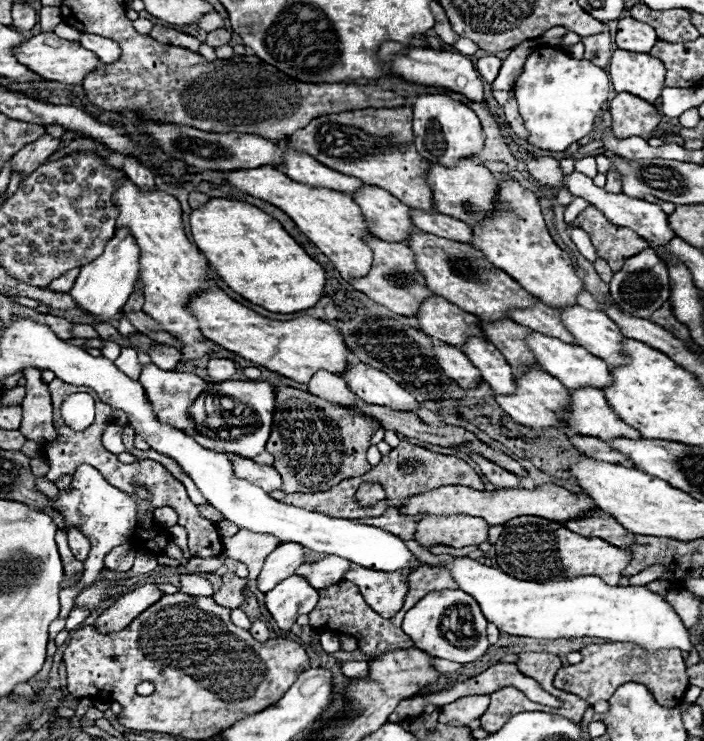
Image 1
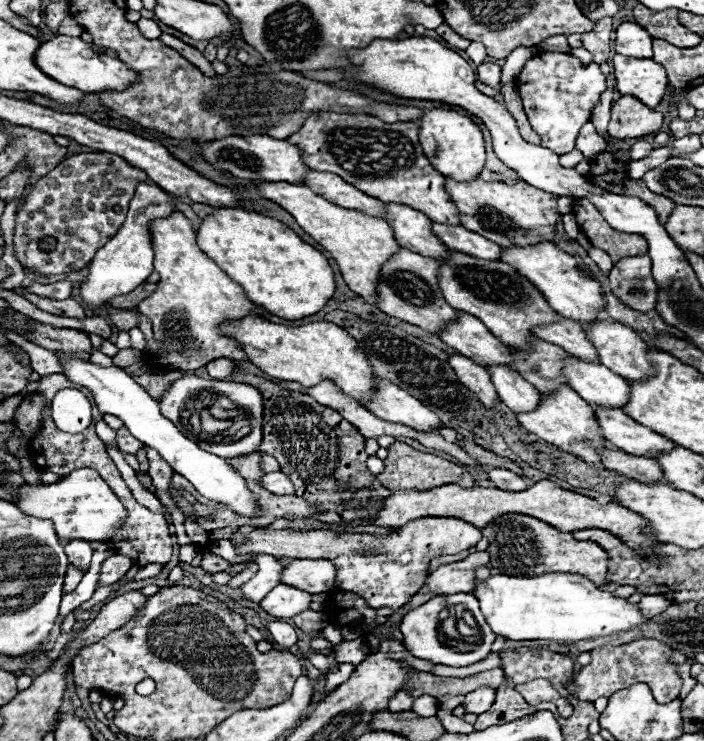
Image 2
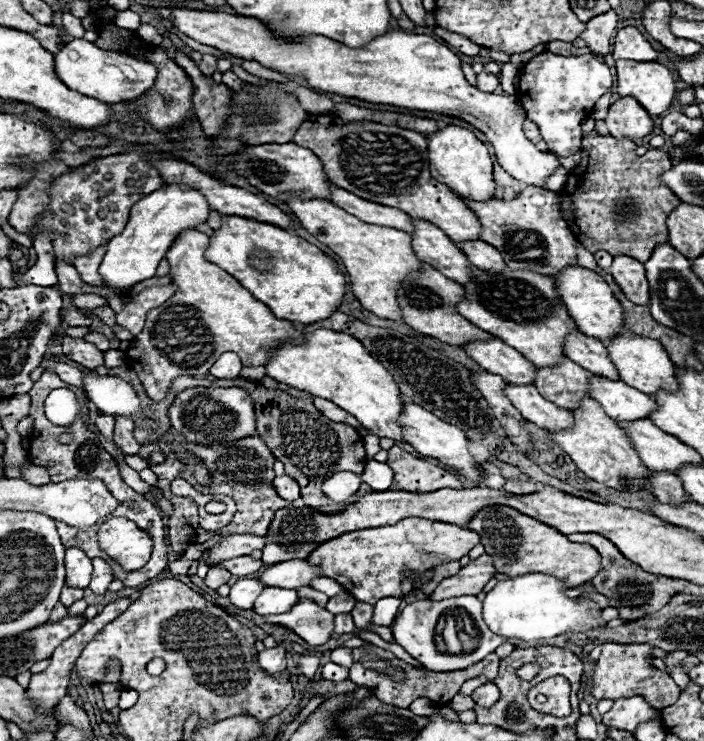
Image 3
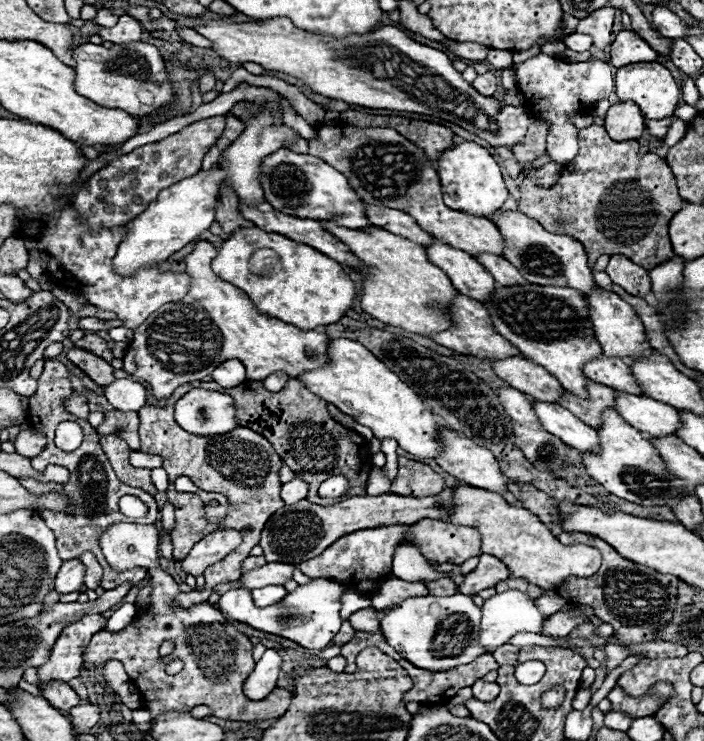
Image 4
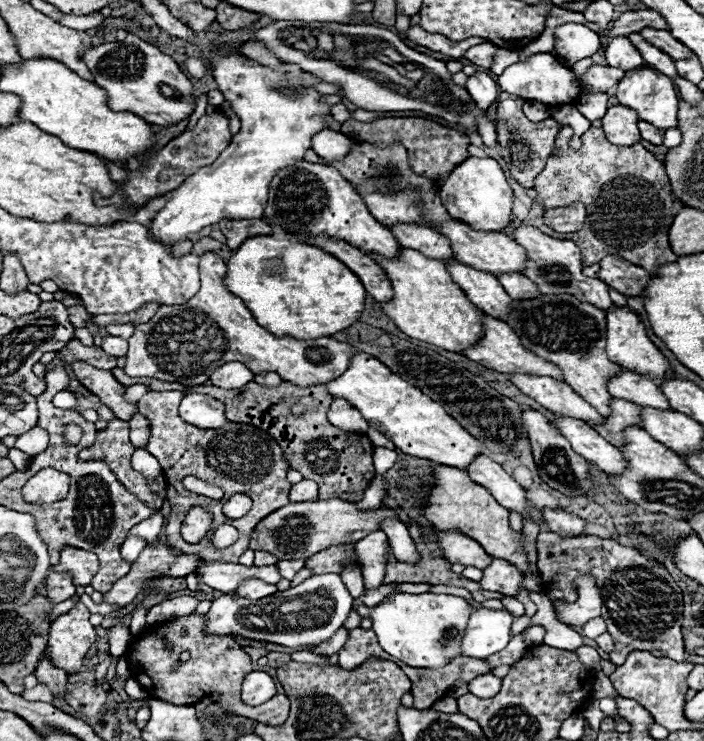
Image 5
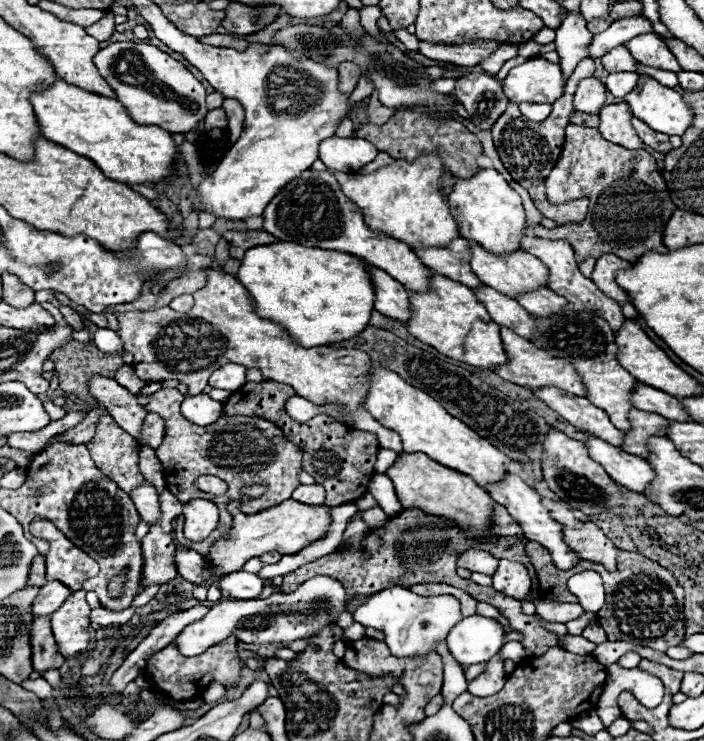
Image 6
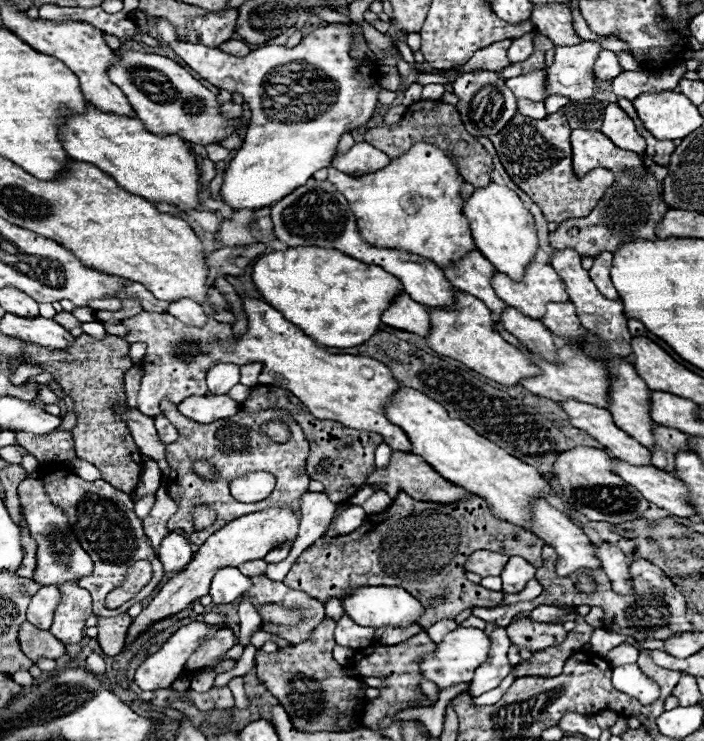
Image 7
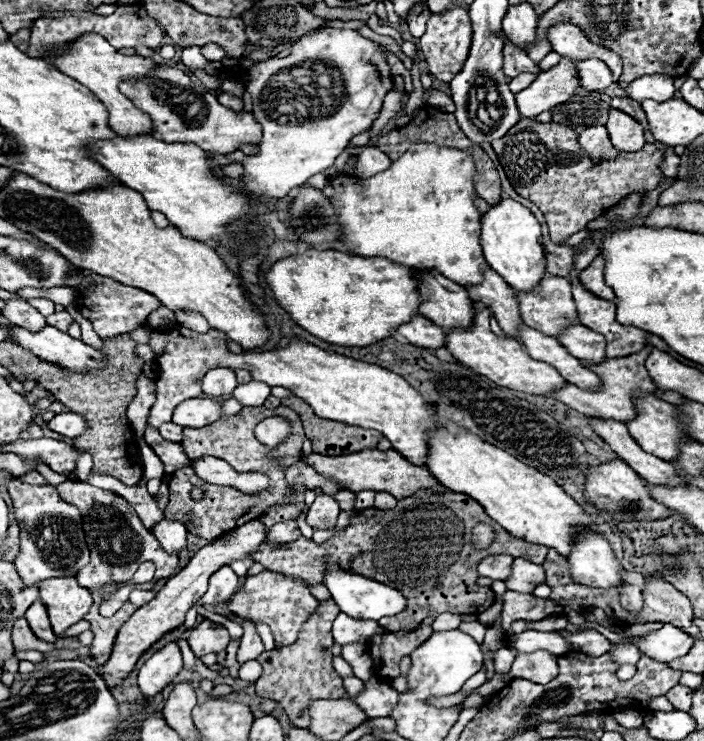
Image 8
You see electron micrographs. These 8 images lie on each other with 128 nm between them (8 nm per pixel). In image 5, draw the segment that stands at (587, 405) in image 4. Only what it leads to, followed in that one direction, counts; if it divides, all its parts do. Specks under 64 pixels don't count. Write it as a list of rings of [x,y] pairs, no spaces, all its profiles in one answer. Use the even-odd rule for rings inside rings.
[[[612,398],[610,400],[610,416],[606,416],[604,424],[594,426],[594,430],[604,436],[610,444],[622,446],[622,430],[626,426],[638,426],[638,406],[632,402],[626,402],[622,398]]]

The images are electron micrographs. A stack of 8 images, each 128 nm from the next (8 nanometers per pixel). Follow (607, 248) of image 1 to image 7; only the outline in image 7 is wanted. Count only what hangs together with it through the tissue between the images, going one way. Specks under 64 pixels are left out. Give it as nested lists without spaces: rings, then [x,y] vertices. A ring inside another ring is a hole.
[[[572,130],[572,170],[576,178],[586,176],[594,168],[612,170],[616,182],[606,188],[598,206],[586,218],[570,218],[548,234],[552,248],[574,248],[580,256],[600,256],[602,252],[616,252],[622,244],[636,240],[656,240],[654,228],[670,210],[658,192],[658,184],[640,154],[614,146],[600,130]],[[622,216],[622,218],[614,218]],[[572,226],[580,228],[576,238],[568,236]]]

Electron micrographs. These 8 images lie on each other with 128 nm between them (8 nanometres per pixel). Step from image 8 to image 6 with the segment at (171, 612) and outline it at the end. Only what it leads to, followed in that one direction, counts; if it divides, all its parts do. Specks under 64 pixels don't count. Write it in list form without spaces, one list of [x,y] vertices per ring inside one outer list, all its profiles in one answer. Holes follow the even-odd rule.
[[[286,500],[274,508],[266,508],[264,512],[258,512],[254,516],[240,514],[234,518],[232,532],[222,538],[214,548],[210,548],[210,554],[206,556],[210,564],[214,564],[214,572],[234,572],[246,564],[250,558],[258,558],[266,552],[280,552],[280,554],[296,554],[308,544],[322,540],[328,536],[330,526],[330,508],[326,504],[310,506],[296,500]]]

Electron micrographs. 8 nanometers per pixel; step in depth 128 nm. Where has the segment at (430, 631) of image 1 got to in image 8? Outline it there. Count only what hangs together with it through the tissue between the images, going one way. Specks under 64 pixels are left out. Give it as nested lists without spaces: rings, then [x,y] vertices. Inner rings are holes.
[[[328,568],[324,584],[330,590],[334,602],[340,606],[340,610],[356,620],[380,620],[384,616],[396,616],[406,610],[406,598],[402,596],[402,592],[378,584],[376,580],[366,580],[360,574],[348,574],[348,572],[338,572],[338,568]]]

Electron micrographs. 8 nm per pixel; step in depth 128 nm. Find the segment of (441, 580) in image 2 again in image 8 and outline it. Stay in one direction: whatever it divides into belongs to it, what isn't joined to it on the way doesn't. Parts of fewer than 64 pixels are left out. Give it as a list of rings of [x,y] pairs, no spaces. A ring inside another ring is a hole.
[[[514,558],[512,574],[506,578],[508,590],[530,594],[542,582],[544,582],[542,566],[530,562],[530,560],[524,560],[524,558]]]

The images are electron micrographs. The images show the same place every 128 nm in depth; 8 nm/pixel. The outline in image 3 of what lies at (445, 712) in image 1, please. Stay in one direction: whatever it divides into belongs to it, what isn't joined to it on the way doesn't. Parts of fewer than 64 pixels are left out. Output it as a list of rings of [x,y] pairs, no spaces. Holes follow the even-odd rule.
[[[486,682],[486,684],[482,684],[480,688],[476,688],[476,690],[472,692],[474,702],[476,702],[478,706],[482,706],[482,708],[492,706],[492,704],[498,700],[498,696],[500,696],[500,692],[498,692],[496,684],[492,684],[492,682]]]

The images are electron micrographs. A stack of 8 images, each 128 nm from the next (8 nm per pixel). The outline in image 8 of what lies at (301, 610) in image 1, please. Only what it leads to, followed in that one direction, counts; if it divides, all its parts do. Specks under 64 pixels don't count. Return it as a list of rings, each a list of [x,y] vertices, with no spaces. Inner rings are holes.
[[[222,566],[218,572],[212,574],[208,592],[200,598],[202,604],[222,604],[228,602],[240,588],[240,578],[230,566]]]

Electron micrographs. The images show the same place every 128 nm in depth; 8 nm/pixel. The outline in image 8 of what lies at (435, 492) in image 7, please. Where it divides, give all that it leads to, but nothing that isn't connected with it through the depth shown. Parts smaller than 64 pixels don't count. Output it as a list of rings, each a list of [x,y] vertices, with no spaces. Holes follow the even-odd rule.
[[[362,450],[362,452],[354,452],[350,456],[316,456],[314,452],[306,458],[306,464],[316,468],[322,476],[334,478],[336,482],[340,482],[344,488],[352,490],[352,492],[360,492],[360,490],[374,490],[374,492],[388,492],[394,498],[406,498],[416,494],[418,490],[442,490],[442,484],[438,484],[438,480],[428,472],[428,468],[424,466],[416,466],[412,462],[408,462],[402,454],[398,454],[396,450]]]

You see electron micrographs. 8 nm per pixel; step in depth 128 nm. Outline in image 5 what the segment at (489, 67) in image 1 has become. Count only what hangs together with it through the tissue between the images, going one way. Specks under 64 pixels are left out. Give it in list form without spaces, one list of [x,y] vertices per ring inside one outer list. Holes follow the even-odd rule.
[[[476,72],[468,78],[466,90],[480,108],[490,108],[498,98],[498,84],[486,72]]]

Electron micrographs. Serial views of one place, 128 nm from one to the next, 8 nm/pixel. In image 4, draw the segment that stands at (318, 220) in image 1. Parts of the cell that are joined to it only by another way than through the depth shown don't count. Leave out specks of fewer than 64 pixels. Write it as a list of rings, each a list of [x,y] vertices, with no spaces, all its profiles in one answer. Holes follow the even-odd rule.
[[[320,220],[318,222],[326,232],[336,236],[340,242],[344,242],[350,252],[362,262],[362,294],[360,294],[360,306],[366,314],[378,318],[384,324],[404,328],[414,334],[430,336],[430,332],[440,332],[446,328],[446,316],[438,312],[438,308],[430,310],[428,302],[450,300],[450,292],[456,292],[450,284],[448,276],[428,262],[424,246],[410,242],[402,236],[396,236],[392,232],[386,232],[378,226],[370,226],[366,230],[352,230],[338,226],[334,220]]]

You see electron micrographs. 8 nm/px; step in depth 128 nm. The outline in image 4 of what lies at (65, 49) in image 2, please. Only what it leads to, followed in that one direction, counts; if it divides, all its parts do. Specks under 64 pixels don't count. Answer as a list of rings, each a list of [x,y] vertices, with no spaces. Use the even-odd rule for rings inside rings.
[[[132,42],[124,46],[104,48],[100,44],[80,44],[74,48],[72,58],[76,60],[74,90],[92,102],[106,108],[120,108],[134,116],[146,116],[172,102],[174,90],[170,86],[164,60],[156,46],[146,42]]]

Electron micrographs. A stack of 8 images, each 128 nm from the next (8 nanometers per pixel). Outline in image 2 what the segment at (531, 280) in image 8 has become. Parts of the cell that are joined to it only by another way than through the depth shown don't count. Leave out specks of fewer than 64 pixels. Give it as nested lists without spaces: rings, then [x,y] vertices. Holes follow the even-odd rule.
[[[432,108],[424,112],[418,120],[418,138],[430,164],[444,176],[454,176],[454,180],[472,180],[484,168],[484,136],[478,124],[464,114],[444,108]]]

